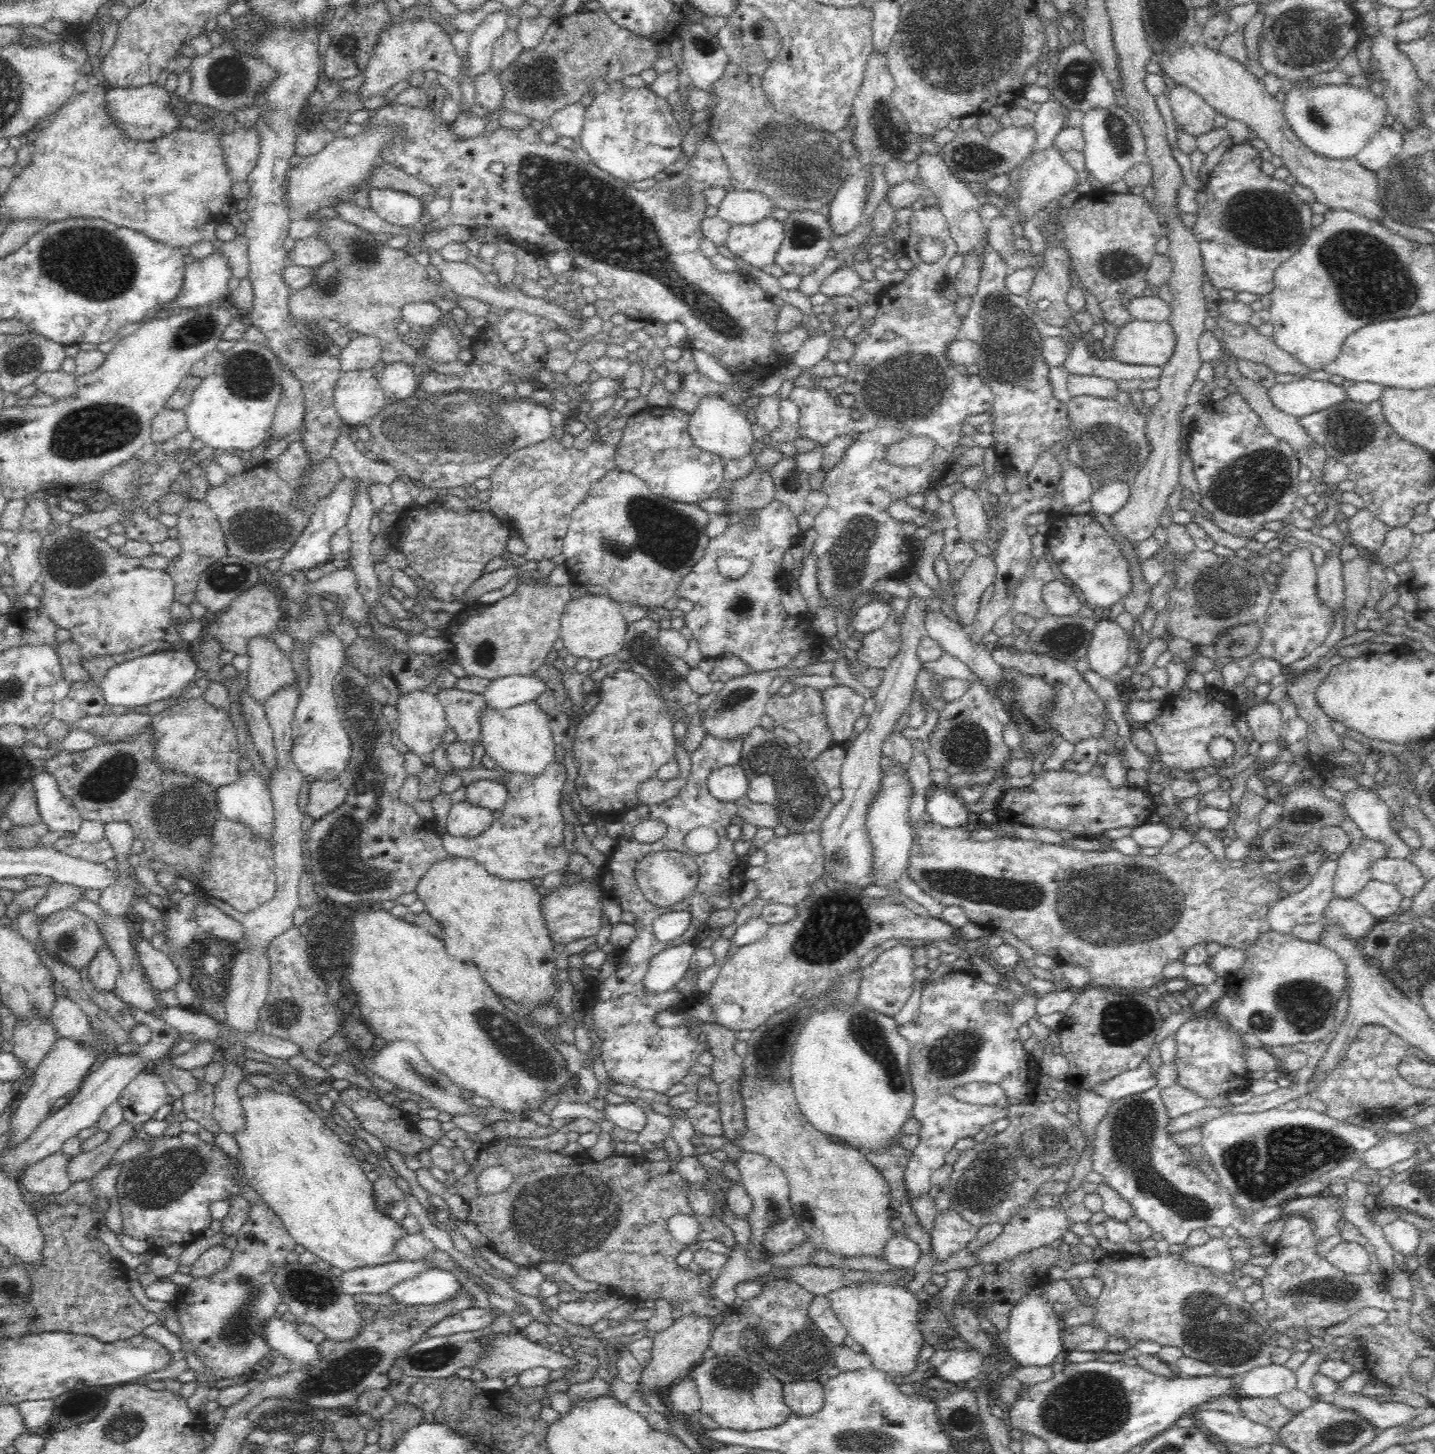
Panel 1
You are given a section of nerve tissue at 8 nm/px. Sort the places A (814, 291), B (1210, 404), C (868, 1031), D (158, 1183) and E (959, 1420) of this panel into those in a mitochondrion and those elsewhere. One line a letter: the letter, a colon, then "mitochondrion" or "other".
A: other
B: other
C: mitochondrion
D: mitochondrion
E: mitochondrion

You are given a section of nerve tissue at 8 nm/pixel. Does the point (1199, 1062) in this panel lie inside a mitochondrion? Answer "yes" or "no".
no

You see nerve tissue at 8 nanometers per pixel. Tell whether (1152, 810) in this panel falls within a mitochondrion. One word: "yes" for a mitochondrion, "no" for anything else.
no

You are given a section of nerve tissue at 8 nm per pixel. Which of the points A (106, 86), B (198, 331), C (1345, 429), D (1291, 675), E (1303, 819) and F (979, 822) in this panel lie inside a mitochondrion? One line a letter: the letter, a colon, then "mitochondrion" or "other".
A: other
B: mitochondrion
C: mitochondrion
D: other
E: mitochondrion
F: other

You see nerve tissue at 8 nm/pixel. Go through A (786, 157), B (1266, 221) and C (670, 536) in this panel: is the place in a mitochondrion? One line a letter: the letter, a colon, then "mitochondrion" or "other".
A: mitochondrion
B: mitochondrion
C: mitochondrion

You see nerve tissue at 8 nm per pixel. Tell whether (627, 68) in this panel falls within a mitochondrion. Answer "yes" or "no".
no

